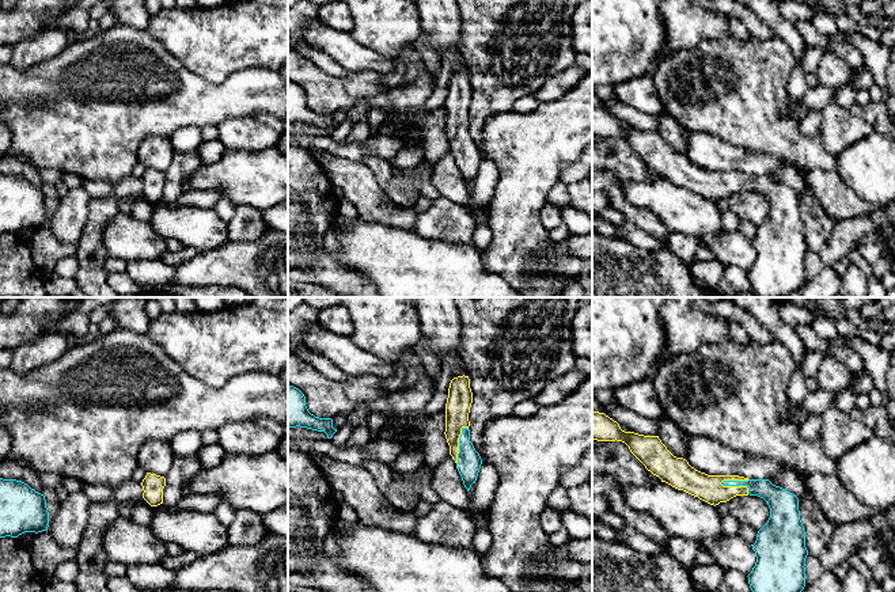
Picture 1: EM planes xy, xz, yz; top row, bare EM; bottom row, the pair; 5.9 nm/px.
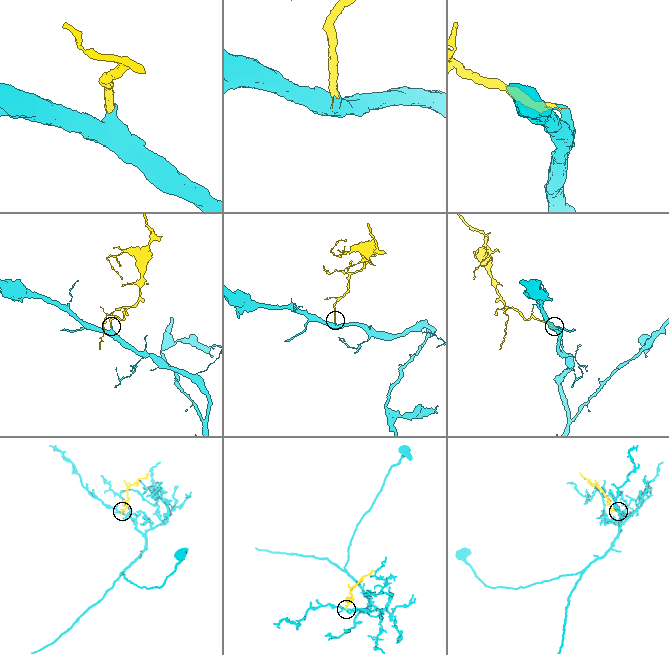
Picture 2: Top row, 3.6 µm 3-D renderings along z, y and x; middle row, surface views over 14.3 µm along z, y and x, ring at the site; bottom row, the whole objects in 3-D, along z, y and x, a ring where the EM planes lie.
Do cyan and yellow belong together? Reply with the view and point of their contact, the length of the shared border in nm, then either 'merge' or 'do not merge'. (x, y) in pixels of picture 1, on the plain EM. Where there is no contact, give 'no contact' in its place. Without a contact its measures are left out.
meets cyan in yz at (736, 181); contact 190 nm long; merge

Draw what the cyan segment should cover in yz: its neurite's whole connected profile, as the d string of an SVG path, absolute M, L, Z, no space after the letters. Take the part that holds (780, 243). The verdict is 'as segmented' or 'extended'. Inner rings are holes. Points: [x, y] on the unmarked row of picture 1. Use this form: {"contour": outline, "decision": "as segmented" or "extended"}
{"contour": "M592 107L592 134L622 137L648 167L661 178L699 196L718 201L736 191L758 191L770 204L767 219L752 242L756 258L748 273L754 295L785 297L805 282L805 227L800 216L799 194L769 175L739 171L708 171L674 152L659 132L625 128L604 109Z", "decision": "extended"}

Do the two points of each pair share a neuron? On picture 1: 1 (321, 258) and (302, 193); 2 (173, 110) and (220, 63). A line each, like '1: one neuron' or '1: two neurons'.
1: one neuron
2: two neurons

